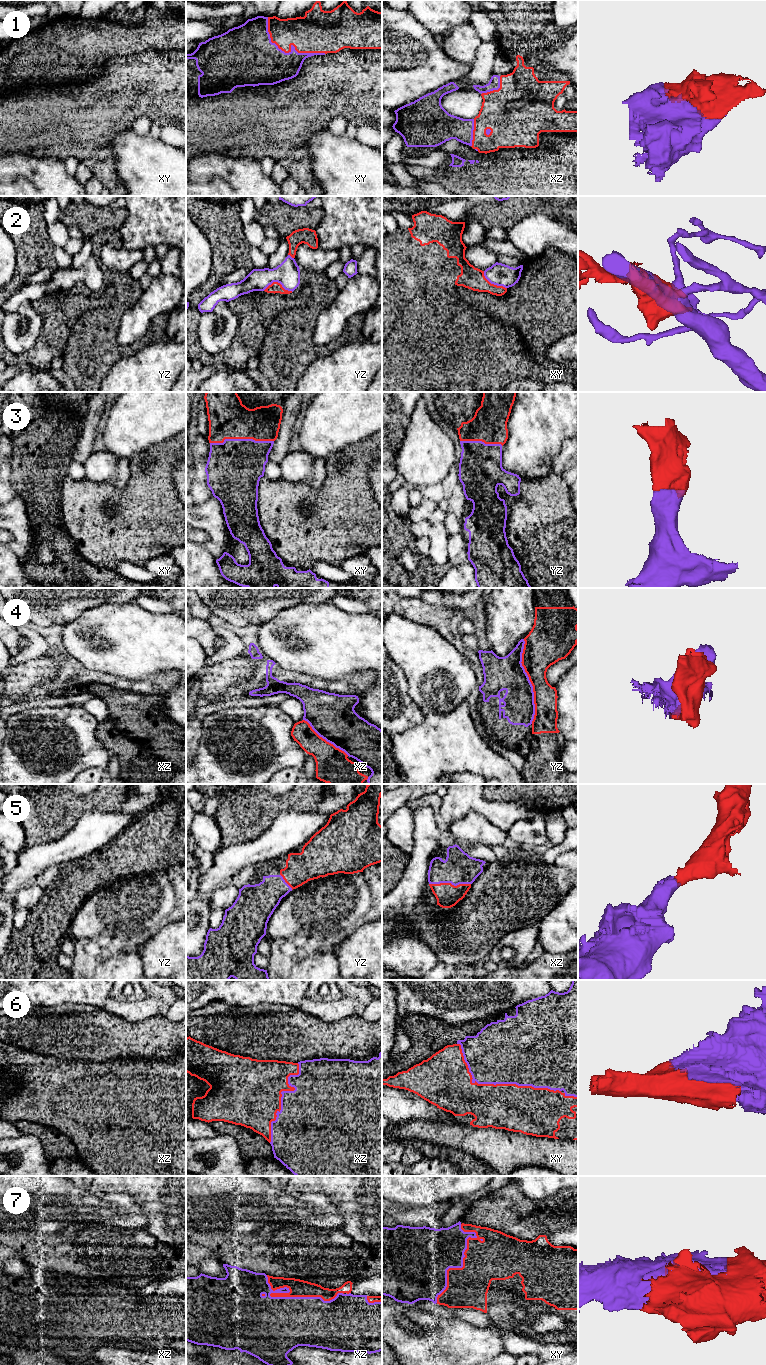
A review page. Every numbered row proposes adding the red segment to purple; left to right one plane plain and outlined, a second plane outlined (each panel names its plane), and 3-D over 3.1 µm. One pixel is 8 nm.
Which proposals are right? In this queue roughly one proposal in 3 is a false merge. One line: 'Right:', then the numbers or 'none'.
Right: 1, 3, 5, 6, 7

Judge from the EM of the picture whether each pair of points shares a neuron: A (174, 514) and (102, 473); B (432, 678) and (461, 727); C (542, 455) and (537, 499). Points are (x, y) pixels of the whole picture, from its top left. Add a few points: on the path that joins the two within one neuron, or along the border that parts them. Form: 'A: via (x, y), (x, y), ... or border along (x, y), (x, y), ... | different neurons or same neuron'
A: border along (113, 478), (99, 483), (89, 481) | different neurons
B: border along (466, 699), (447, 712), (430, 713), (428, 715) | different neurons
C: border along (551, 470), (537, 478), (521, 479) | different neurons

